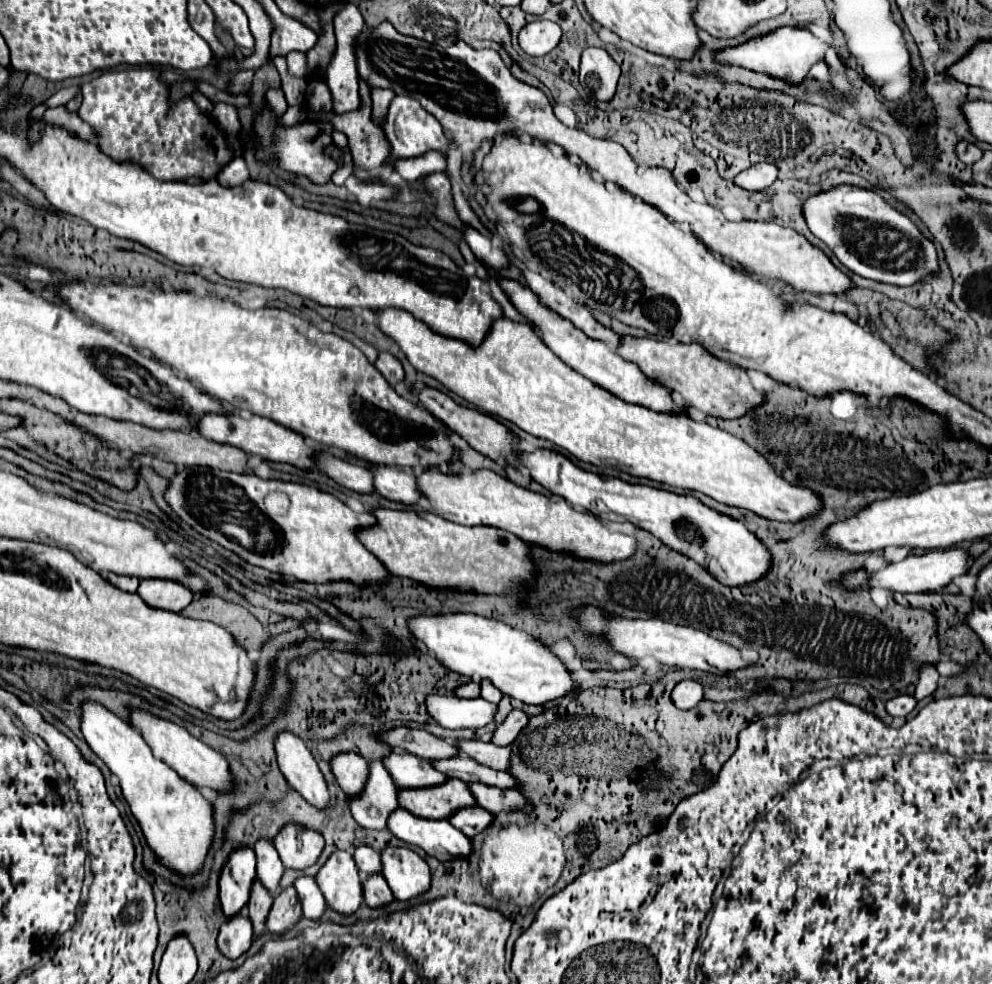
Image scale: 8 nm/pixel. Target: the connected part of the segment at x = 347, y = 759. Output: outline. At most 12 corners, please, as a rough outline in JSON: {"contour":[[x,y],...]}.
{"contour":[[339,753],[333,775],[347,797],[359,797],[369,765],[357,753]]}

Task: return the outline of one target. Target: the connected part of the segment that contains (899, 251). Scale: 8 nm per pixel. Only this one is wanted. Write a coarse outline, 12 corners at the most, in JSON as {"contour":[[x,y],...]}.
{"contour":[[839,185],[803,213],[851,273],[911,287],[935,245],[869,189]]}

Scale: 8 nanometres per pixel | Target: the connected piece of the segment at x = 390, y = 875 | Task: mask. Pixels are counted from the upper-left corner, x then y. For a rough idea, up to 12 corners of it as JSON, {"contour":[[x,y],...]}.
{"contour":[[411,849],[381,851],[395,899],[431,887],[429,865]]}

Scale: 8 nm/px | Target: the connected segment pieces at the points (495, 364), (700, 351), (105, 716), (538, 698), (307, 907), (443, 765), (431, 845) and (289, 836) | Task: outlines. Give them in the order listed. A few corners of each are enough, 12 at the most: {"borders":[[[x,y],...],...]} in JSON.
{"borders":[[[501,317],[477,349],[379,329],[483,413],[781,523],[825,509],[759,451],[625,403]],[[623,337],[617,353],[719,419],[763,405],[701,345]],[[85,701],[81,731],[119,777],[155,859],[203,869],[213,803],[129,723]],[[451,613],[409,629],[447,669],[521,703],[577,691],[545,643]],[[313,877],[295,881],[303,915],[319,921],[327,903]],[[465,755],[433,761],[441,773],[465,783],[519,789],[511,773]],[[405,809],[389,831],[439,861],[473,851],[471,839],[449,821],[425,821]],[[285,825],[275,849],[287,869],[317,863],[325,841],[311,829]]]}

